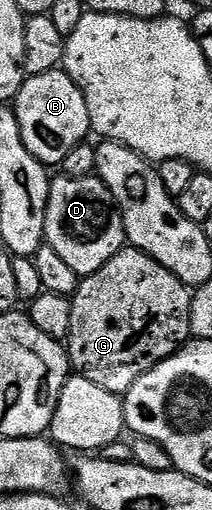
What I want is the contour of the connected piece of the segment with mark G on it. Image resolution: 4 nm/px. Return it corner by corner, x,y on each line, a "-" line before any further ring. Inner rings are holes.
124,248
118,250
106,264
97,272
86,275
82,279
83,282
76,288
75,294
71,298
71,323
69,324
69,332
65,339
65,349
67,356
71,360
72,371
78,377
85,380
93,380
93,384
105,388
109,392
117,395
124,395
129,388
133,388
133,384
145,372
149,372
161,360
165,360
169,355
176,354
185,343
192,337
191,333
191,295
192,291
177,276
173,276
173,272
169,272
161,264
157,264
157,260
153,260
145,252
134,248

